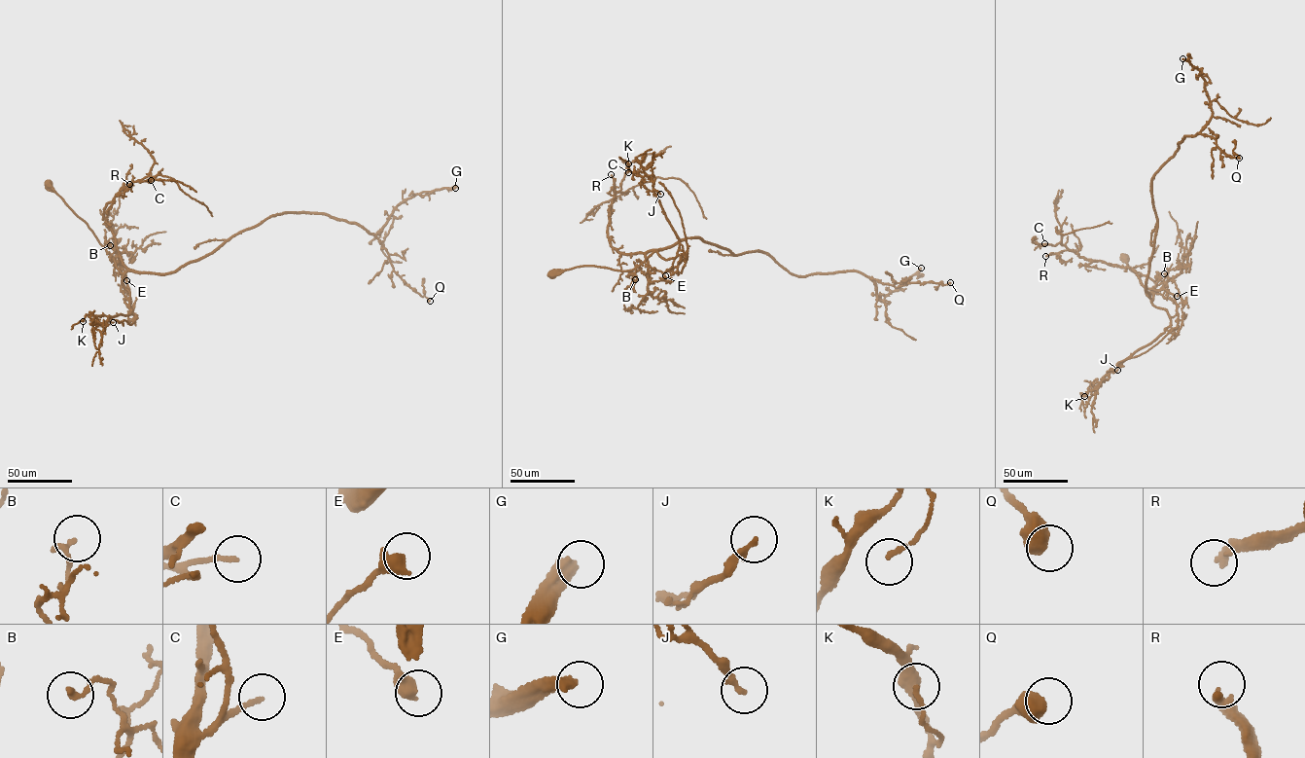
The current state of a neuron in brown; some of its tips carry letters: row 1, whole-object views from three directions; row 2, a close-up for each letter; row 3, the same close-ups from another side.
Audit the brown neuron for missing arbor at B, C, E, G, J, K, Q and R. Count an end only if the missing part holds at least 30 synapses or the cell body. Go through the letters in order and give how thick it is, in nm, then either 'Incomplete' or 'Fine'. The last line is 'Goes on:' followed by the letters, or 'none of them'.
B: Thickness 150 nm. Fine
C: Thickness 150 nm. Fine
E: Thickness 480 nm. Fine
G: Thickness 440 nm. Incomplete
J: Thickness 150 nm. Fine
K: Thickness 120 nm. Fine
Q: Thickness 650 nm. Fine
R: Thickness 360 nm. Fine
Goes on: G

